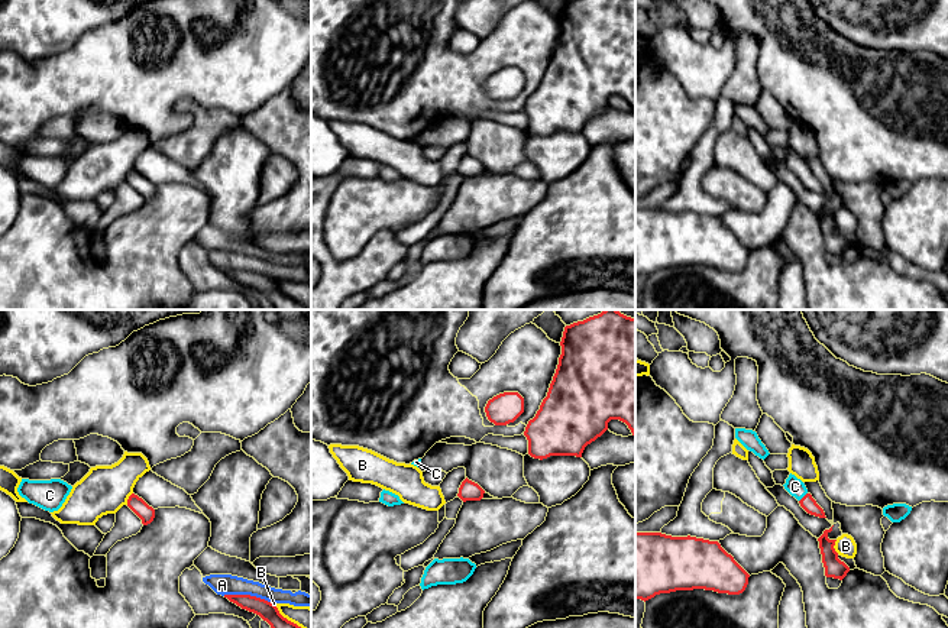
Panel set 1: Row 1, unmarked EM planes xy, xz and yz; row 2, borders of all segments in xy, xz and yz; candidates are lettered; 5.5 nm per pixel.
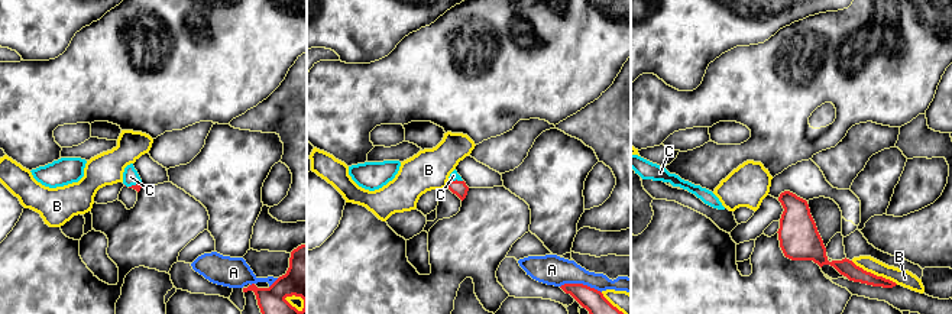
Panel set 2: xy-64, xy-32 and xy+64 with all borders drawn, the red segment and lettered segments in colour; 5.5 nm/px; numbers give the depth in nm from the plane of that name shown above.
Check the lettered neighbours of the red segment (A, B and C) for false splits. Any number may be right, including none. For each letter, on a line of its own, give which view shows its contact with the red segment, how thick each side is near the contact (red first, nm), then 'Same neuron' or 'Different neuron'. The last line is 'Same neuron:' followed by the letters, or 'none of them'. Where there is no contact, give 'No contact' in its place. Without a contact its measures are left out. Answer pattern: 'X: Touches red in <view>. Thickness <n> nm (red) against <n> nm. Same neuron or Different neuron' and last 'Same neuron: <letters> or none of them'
A: Touches red in xy. Thickness 100 nm (red) against 110 nm. Different neuron
B: Touches red in yz. Thickness 110 nm (red) against 120 nm. Different neuron
C: Touches red in yz. Thickness 80 nm (red) against 100 nm. Different neuron
Same neuron: none of them

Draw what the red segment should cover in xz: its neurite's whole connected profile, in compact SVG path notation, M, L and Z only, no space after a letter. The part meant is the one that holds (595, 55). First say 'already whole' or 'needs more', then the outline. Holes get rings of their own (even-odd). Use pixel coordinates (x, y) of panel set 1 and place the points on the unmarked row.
already whole | M570 0L564 3L560 22L562 30L547 72L524 107L528 130L540 136L550 132L582 133L585 123L608 106L611 96L625 98L635 111L635 0Z

